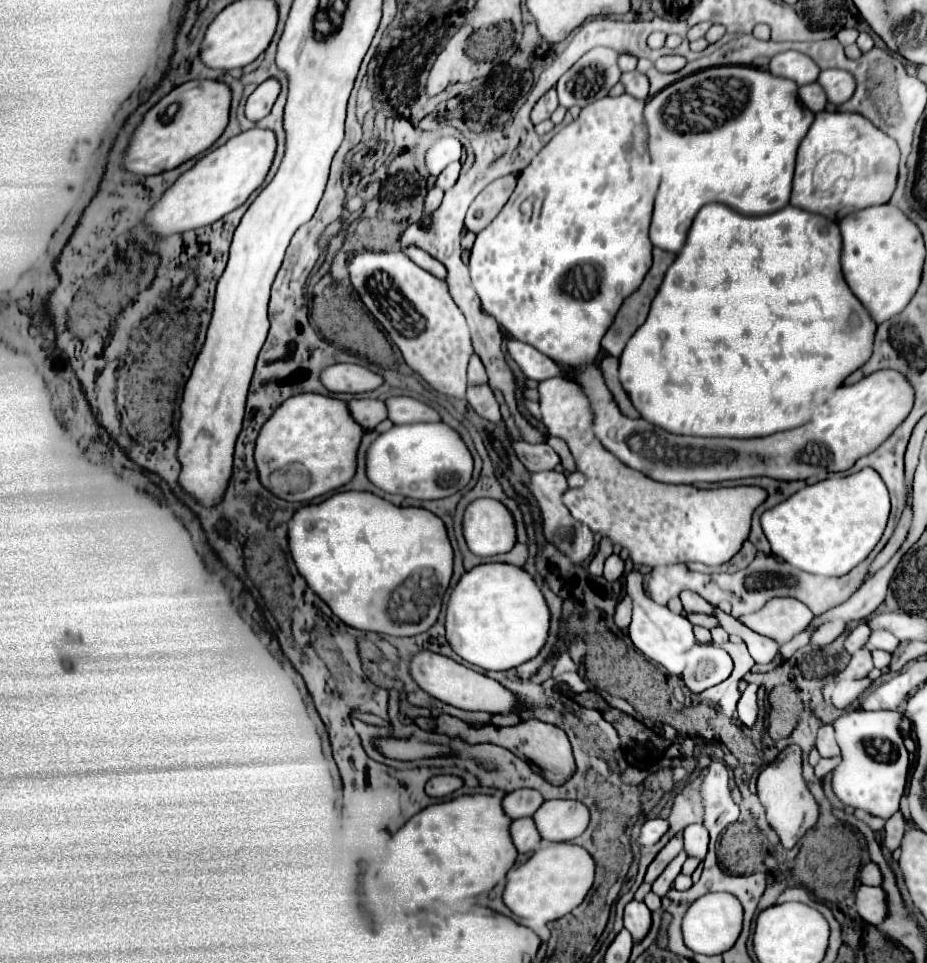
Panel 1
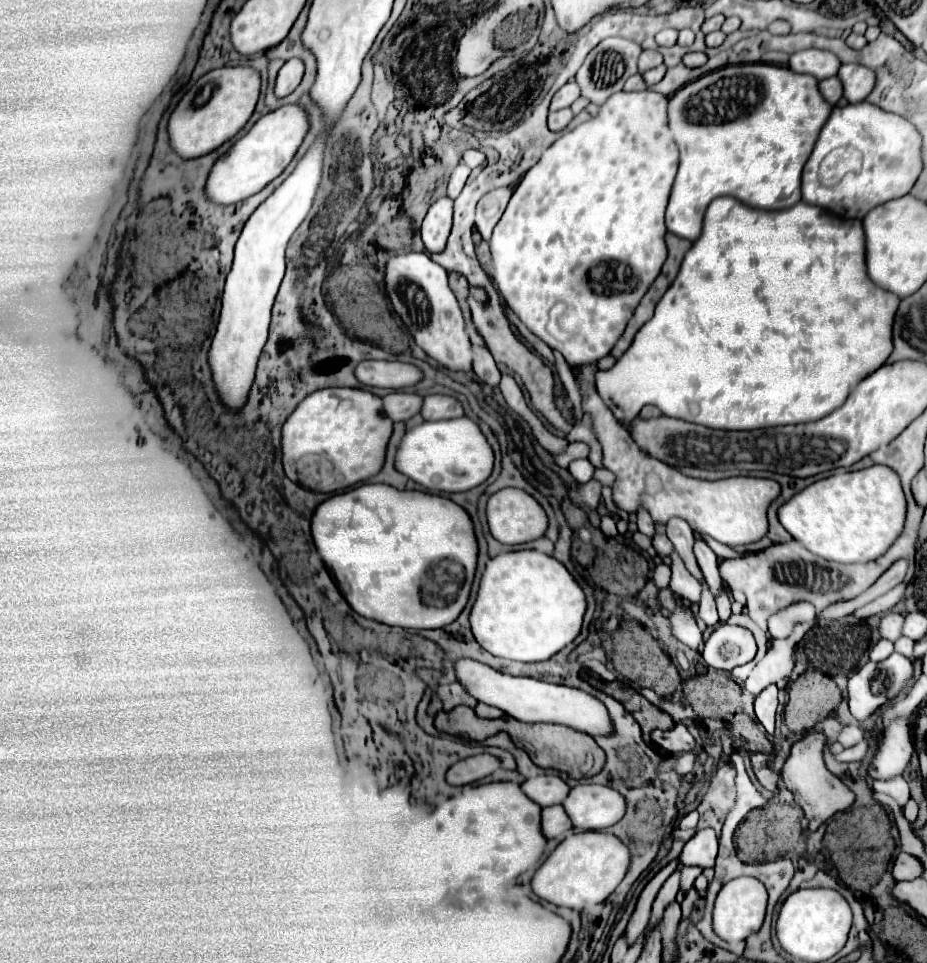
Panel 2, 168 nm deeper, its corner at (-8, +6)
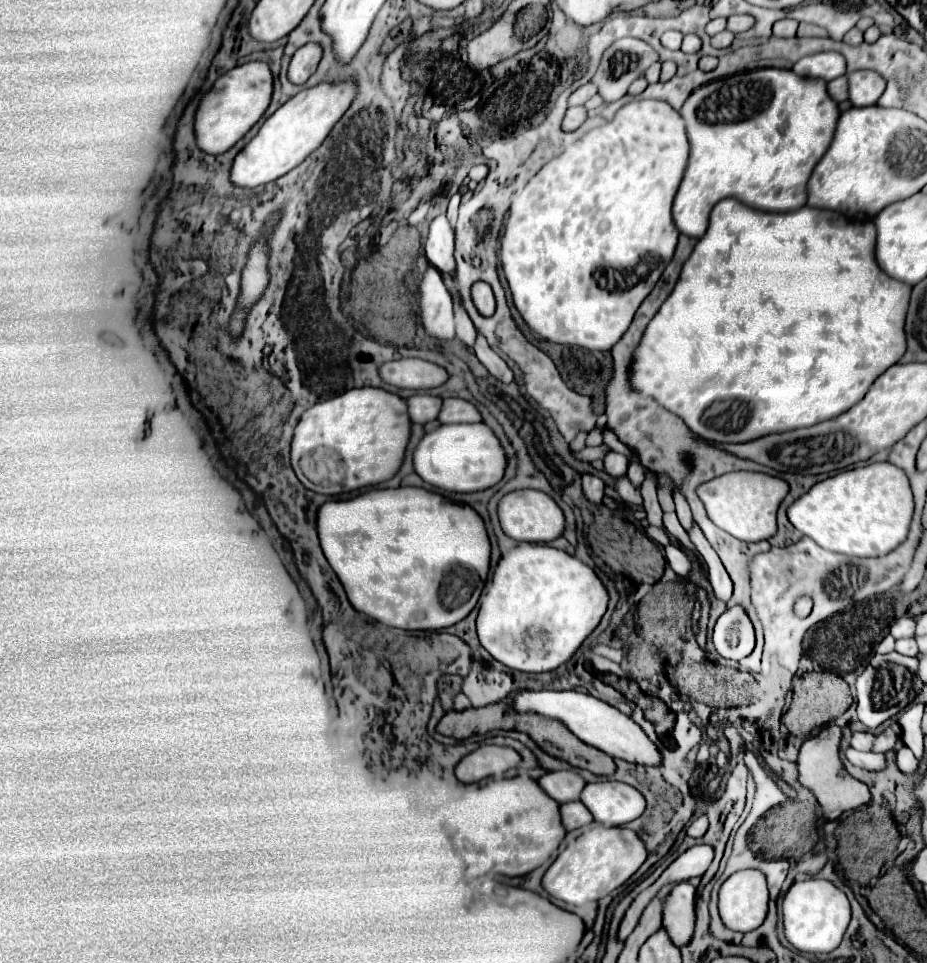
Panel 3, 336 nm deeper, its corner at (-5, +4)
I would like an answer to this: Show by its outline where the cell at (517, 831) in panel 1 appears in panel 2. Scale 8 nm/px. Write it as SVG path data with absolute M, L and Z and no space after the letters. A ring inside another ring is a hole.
M553 806L553 808L543 808L543 820L541 820L543 834L547 838L557 838L559 834L567 832L573 828L569 816L565 816L563 806Z

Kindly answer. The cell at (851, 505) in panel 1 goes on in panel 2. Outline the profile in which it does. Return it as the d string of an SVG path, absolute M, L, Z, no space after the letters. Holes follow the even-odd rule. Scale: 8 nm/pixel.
M889 466L833 474L817 480L779 508L785 530L813 554L843 564L869 562L883 556L905 526L905 494Z

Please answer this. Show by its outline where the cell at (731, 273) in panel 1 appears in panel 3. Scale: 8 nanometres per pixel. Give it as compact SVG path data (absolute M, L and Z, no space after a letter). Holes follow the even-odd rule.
M736 198L720 200L710 212L710 224L706 234L696 242L690 258L684 262L680 278L660 306L656 316L650 320L642 340L638 342L632 362L628 368L628 386L632 392L654 398L660 406L680 416L686 426L708 440L716 442L748 442L750 438L760 438L762 434L806 428L832 416L846 412L858 400L864 398L870 384L892 364L900 360L906 346L906 336L902 322L906 318L906 306L910 300L910 286L902 282L890 282L878 264L874 262L874 224L872 222L848 222L844 216L832 210L818 210L802 206L794 212L762 212L744 206Z

